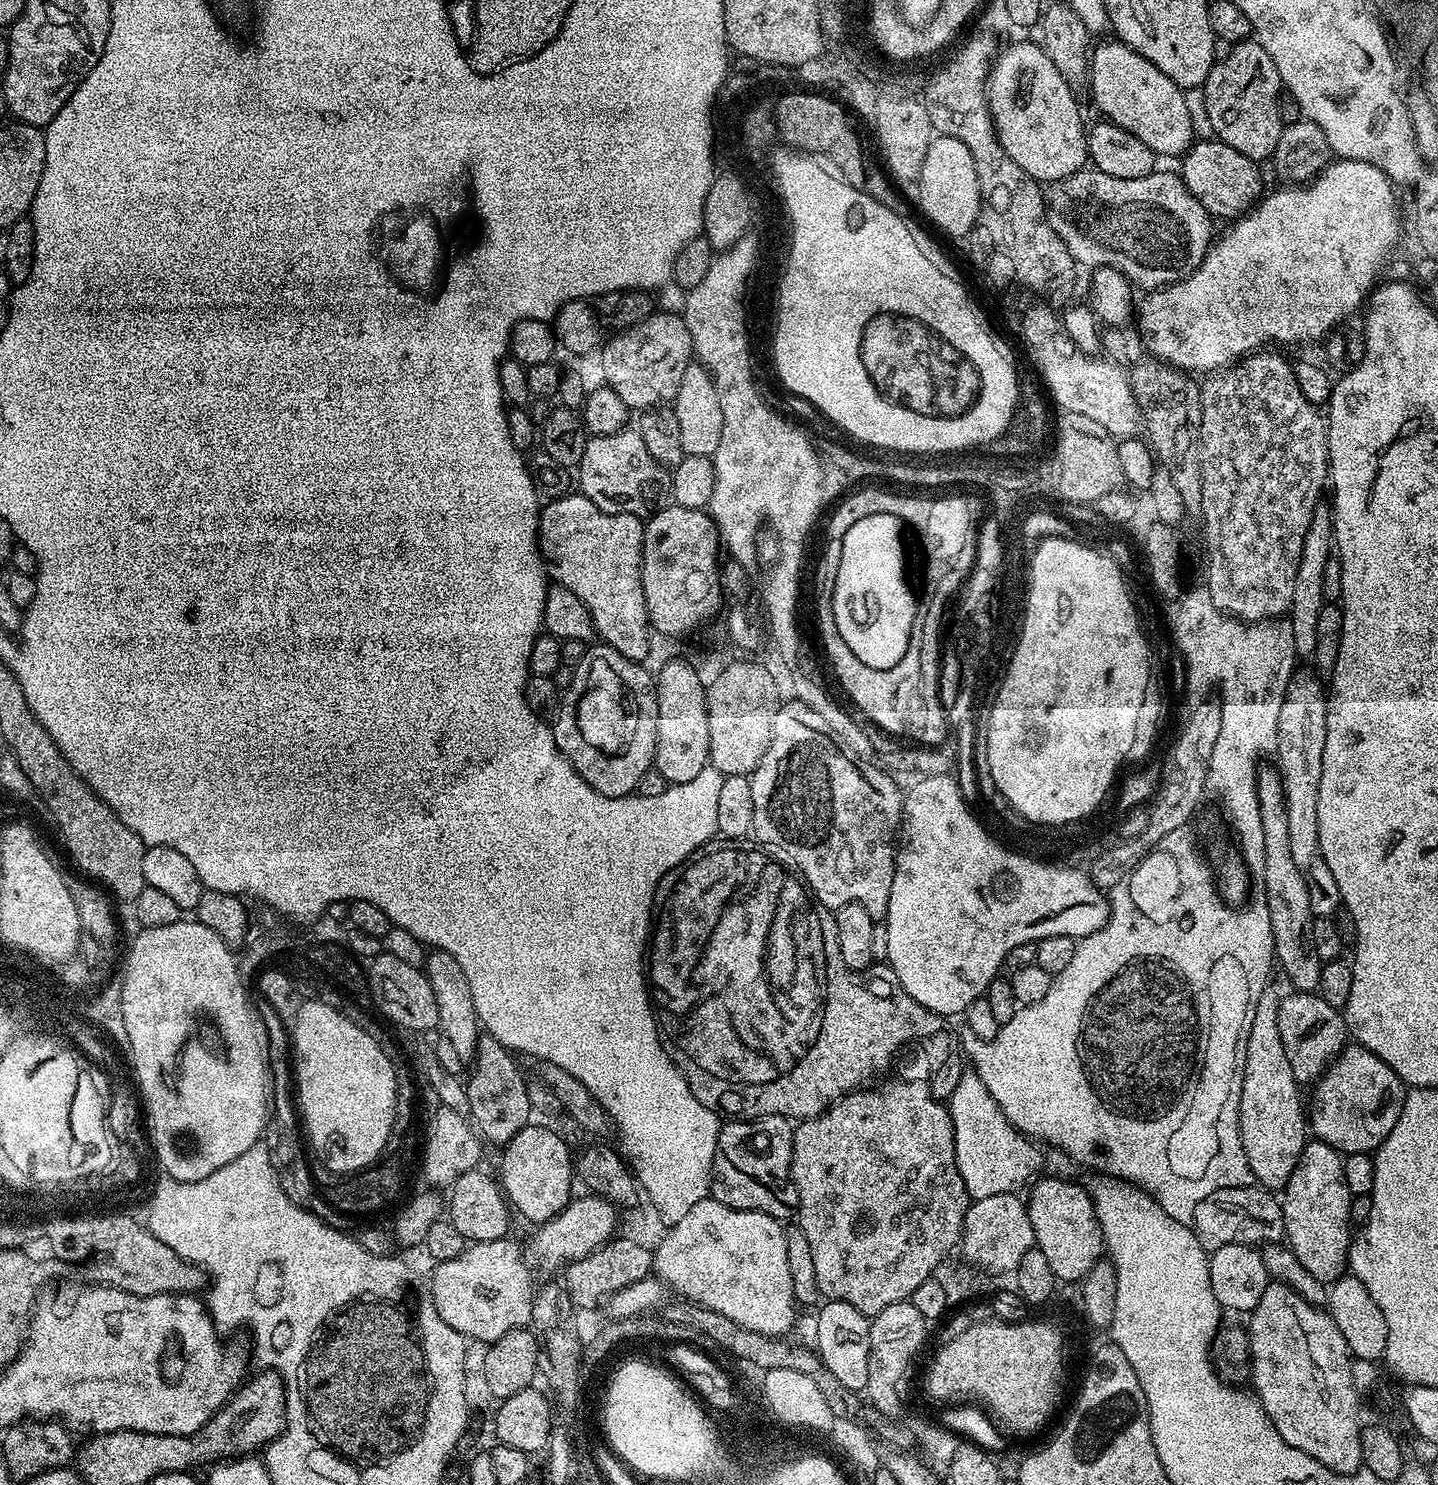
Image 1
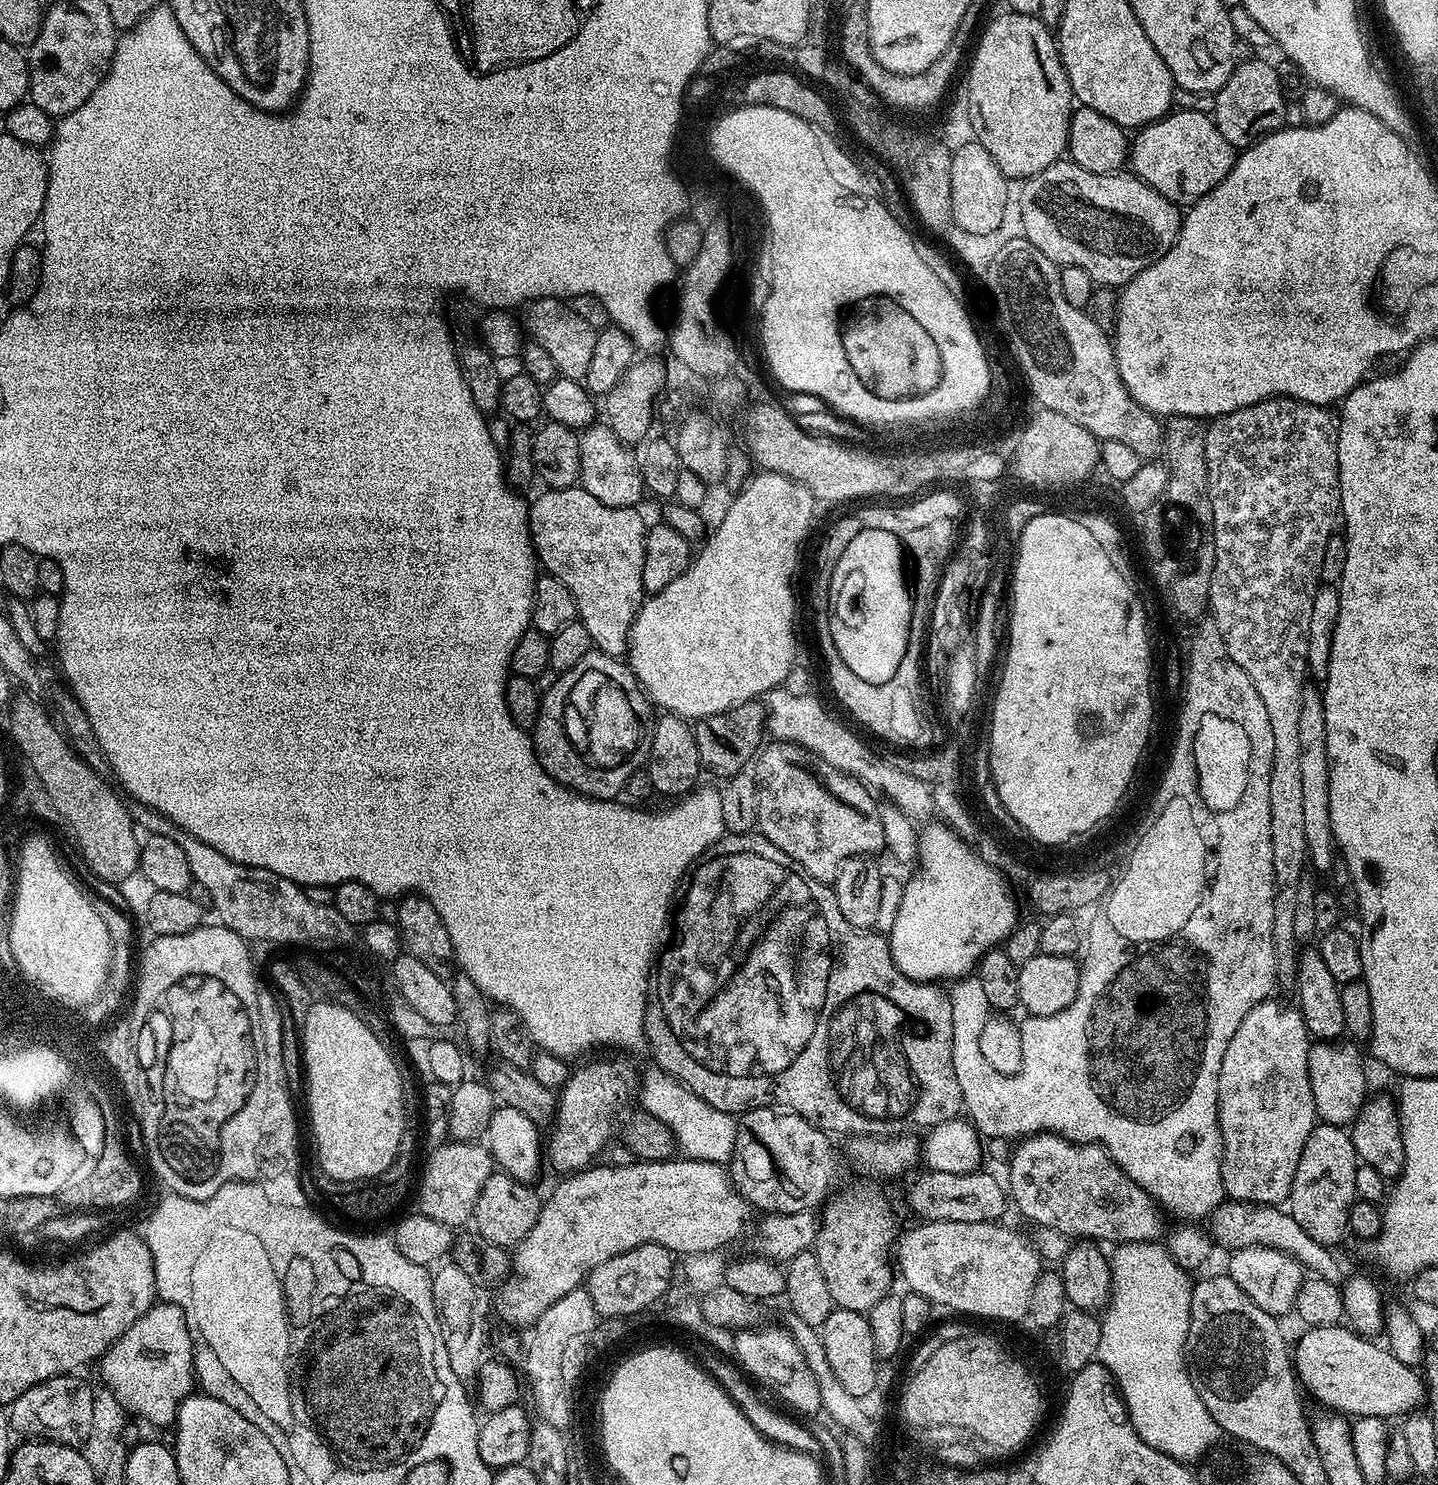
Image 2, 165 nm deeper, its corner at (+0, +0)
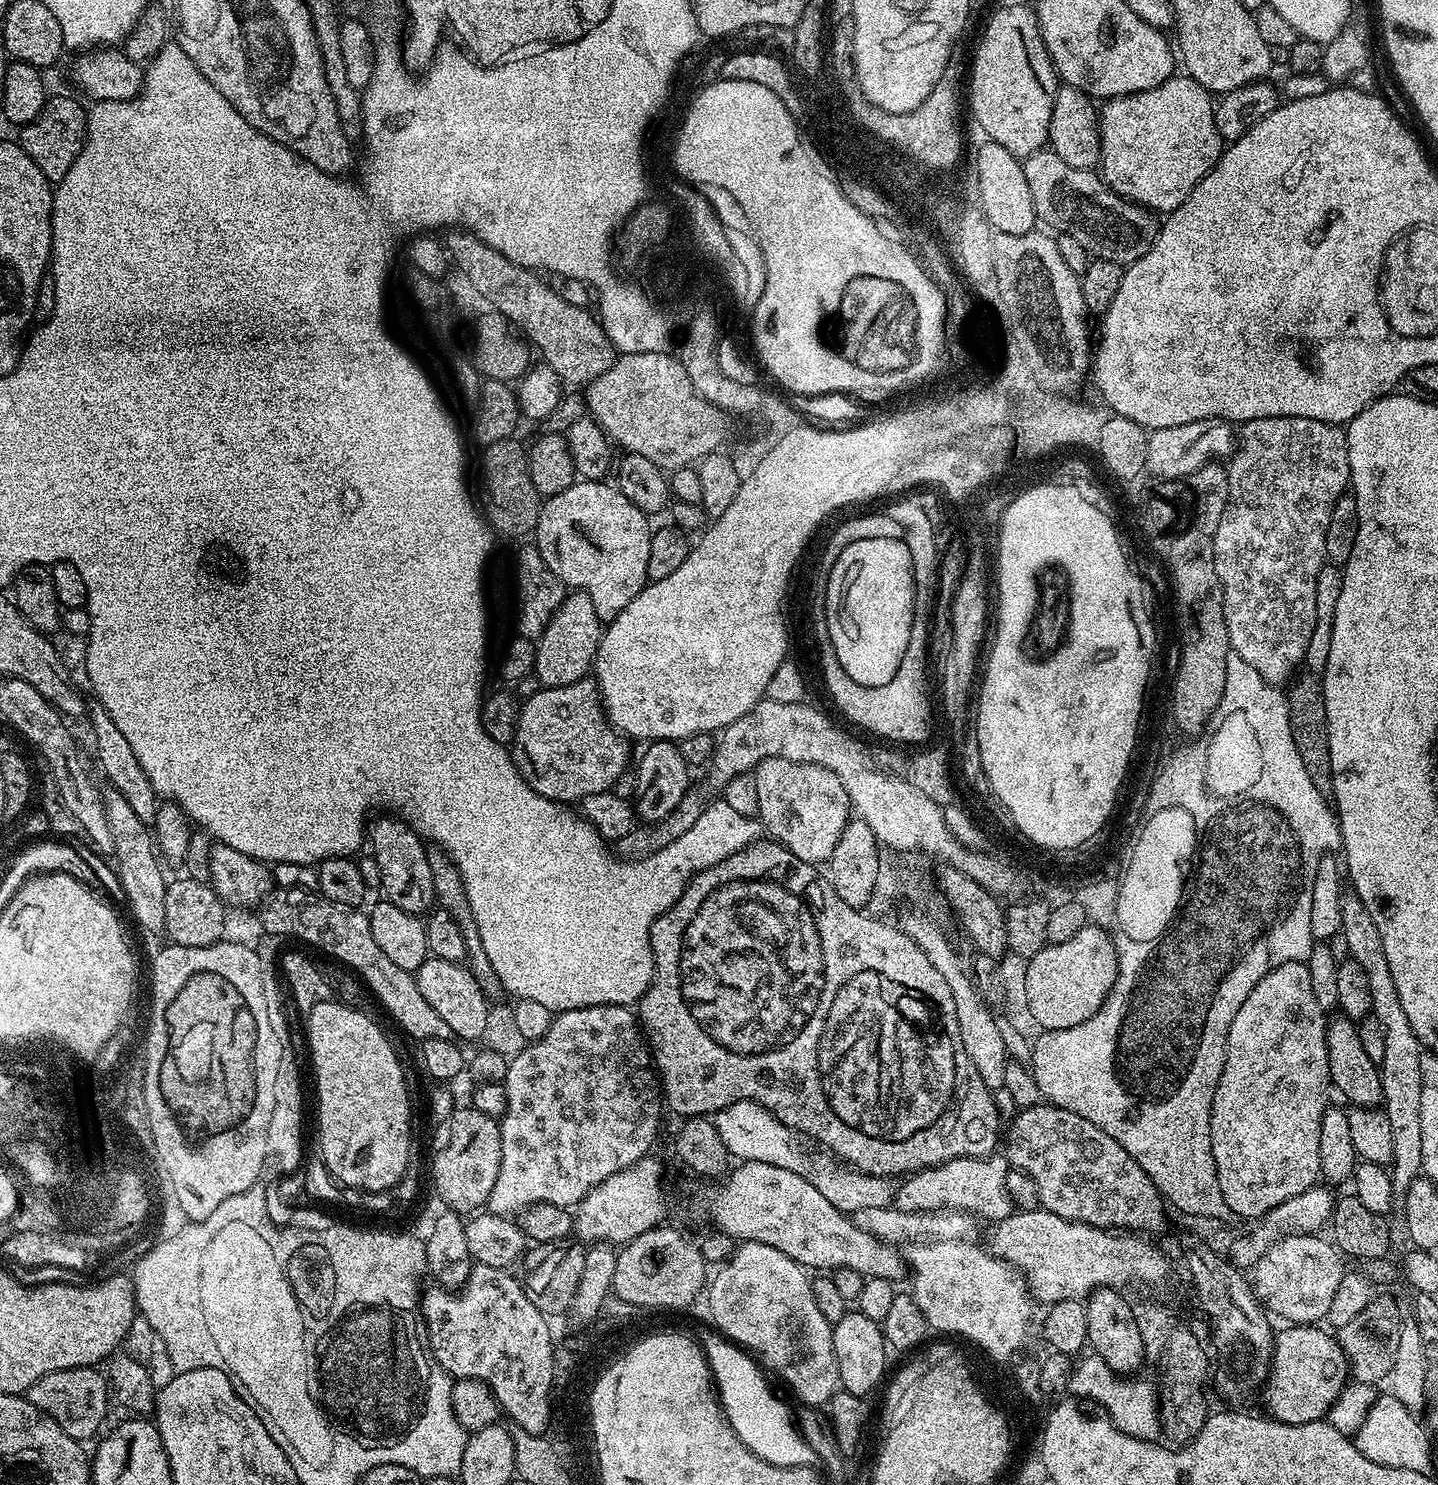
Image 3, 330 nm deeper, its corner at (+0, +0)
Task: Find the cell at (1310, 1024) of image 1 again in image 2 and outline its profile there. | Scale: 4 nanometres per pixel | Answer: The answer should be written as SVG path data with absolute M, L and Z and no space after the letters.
M1316 1042L1308 1050L1310 1086L1314 1090L1316 1115L1325 1124L1351 1125L1364 1101L1369 1099L1368 1072L1357 1045L1344 1042Z

